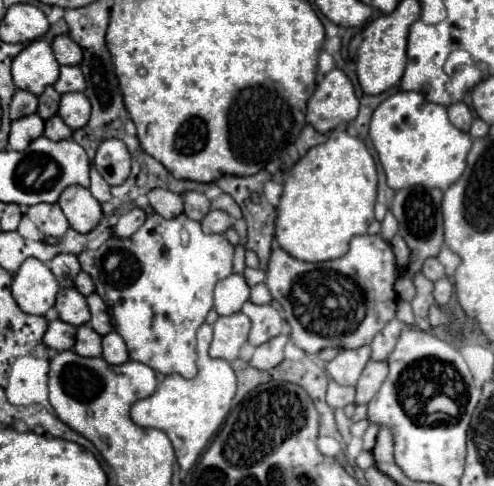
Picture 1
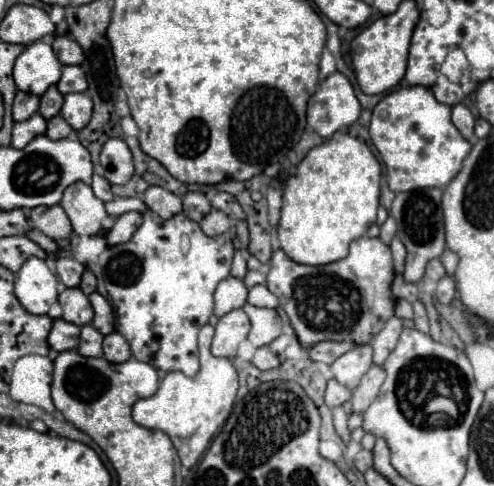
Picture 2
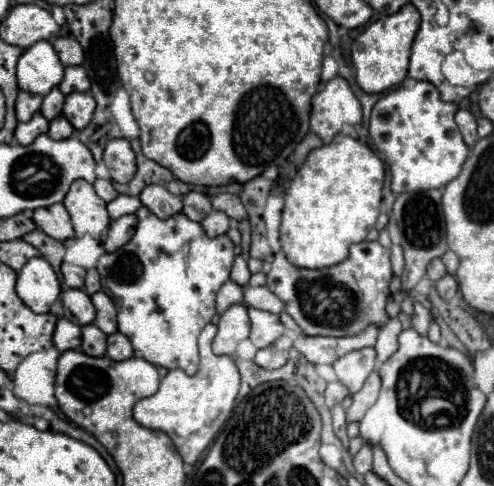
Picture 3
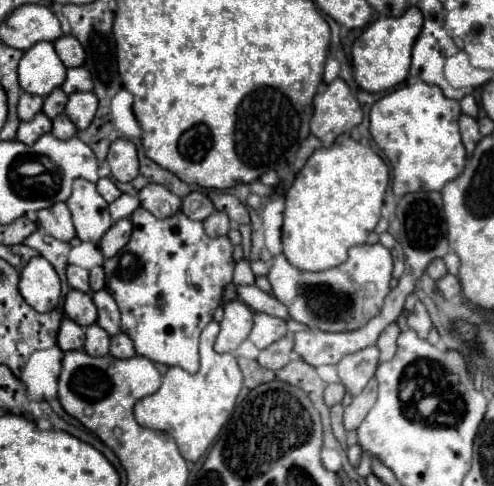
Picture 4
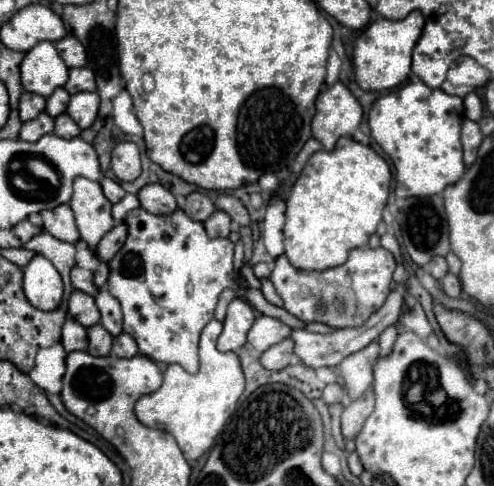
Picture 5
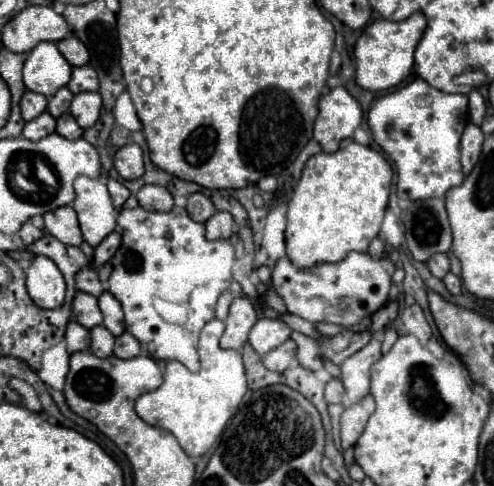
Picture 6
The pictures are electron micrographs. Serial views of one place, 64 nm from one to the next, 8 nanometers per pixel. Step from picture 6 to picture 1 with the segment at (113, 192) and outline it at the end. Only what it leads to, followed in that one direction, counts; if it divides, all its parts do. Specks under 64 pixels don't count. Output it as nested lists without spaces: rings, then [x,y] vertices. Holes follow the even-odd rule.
[[[92,166],[92,170],[90,170],[90,178],[92,178],[92,184],[90,184],[90,192],[92,192],[92,196],[94,196],[98,202],[108,202],[108,200],[112,200],[110,186],[108,186],[106,180],[96,172],[94,166]]]

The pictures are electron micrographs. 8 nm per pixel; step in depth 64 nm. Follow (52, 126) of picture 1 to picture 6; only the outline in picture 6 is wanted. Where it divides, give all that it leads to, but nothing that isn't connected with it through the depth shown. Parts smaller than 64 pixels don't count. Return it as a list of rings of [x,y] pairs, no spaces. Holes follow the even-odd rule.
[[[68,112],[64,116],[60,116],[56,122],[58,122],[56,132],[60,136],[64,136],[64,138],[80,138],[84,134],[84,128],[80,128],[76,118],[72,114],[68,114]]]

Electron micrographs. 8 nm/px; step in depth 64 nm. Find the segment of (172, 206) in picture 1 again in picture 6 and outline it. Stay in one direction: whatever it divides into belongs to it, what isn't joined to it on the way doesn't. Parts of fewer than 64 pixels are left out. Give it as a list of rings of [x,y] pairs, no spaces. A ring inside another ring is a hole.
[[[148,184],[144,188],[140,188],[140,192],[136,194],[140,206],[144,210],[156,210],[156,212],[168,212],[174,206],[172,194],[158,184]]]

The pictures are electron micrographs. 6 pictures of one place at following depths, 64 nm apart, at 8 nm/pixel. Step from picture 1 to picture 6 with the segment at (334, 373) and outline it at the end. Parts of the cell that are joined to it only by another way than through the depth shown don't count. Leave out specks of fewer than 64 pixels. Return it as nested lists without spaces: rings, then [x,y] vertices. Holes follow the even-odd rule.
[[[370,340],[360,352],[352,354],[344,364],[342,370],[342,384],[344,384],[344,398],[346,406],[360,402],[364,396],[370,394],[370,366],[380,360],[380,342]]]

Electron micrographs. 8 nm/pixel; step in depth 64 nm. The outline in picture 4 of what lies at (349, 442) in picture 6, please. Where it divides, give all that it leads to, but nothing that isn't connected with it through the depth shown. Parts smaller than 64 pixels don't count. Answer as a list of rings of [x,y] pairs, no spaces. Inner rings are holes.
[[[370,380],[368,386],[364,388],[364,392],[358,394],[346,406],[346,410],[344,410],[344,428],[346,428],[346,432],[352,432],[352,430],[356,430],[362,424],[364,416],[370,412],[372,404],[376,402],[376,388],[378,388],[376,380]]]

